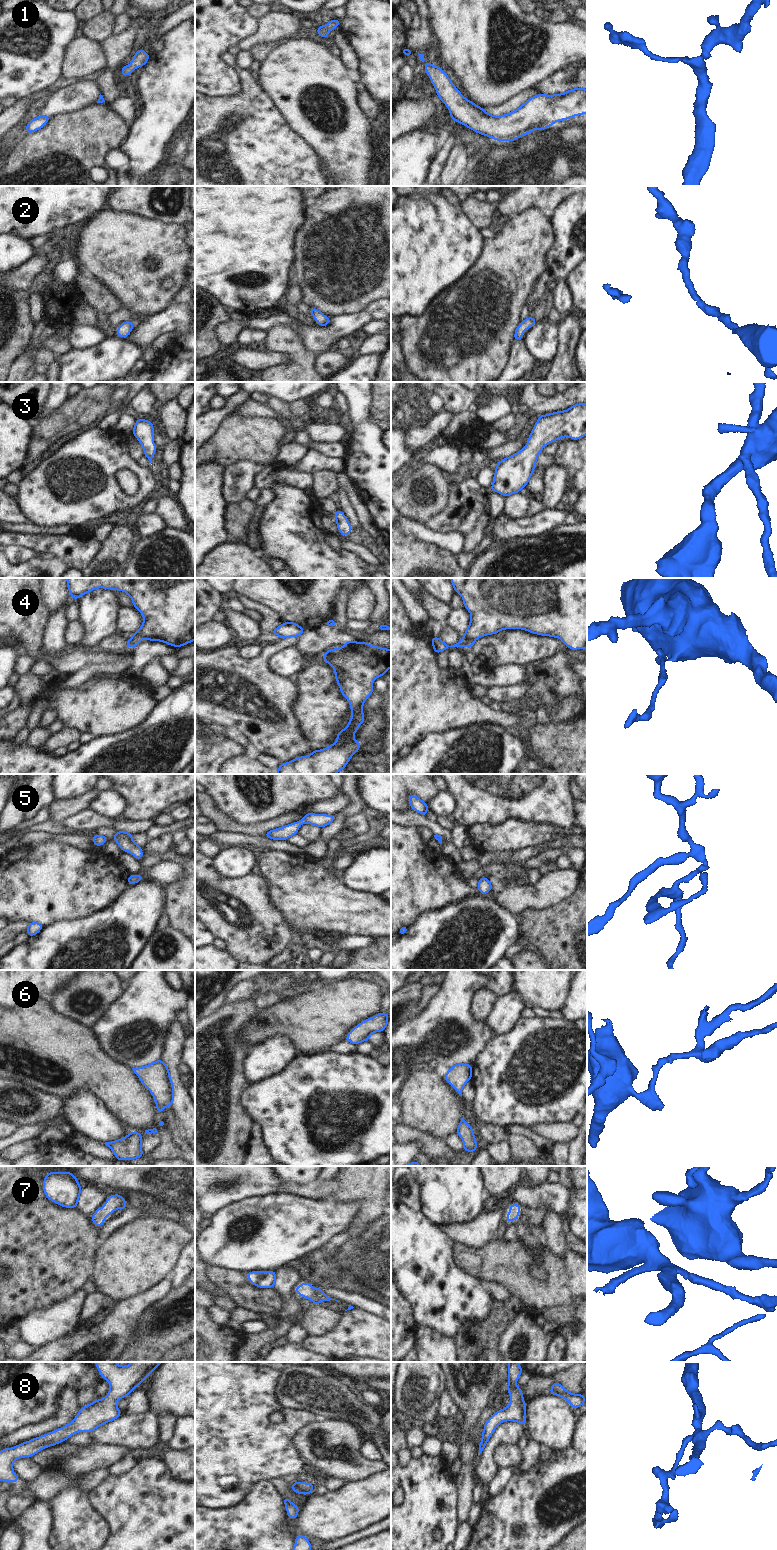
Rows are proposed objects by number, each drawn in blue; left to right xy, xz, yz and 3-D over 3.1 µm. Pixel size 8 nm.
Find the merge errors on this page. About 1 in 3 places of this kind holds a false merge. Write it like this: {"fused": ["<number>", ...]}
{"fused": ["4"]}

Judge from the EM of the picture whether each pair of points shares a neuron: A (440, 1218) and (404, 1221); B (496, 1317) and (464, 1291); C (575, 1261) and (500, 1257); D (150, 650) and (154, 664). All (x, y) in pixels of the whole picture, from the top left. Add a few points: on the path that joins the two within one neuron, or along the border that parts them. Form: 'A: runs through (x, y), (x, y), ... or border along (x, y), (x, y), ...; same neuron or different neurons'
A: border along (421, 1210), (430, 1220), (441, 1227); different neurons
B: border along (495, 1299), (490, 1315), (486, 1319), (471, 1325); different neurons
C: runs through (556, 1280), (550, 1286), (529, 1286), (519, 1276); same neuron
D: border along (160, 655), (155, 655), (143, 667), (140, 677); different neurons

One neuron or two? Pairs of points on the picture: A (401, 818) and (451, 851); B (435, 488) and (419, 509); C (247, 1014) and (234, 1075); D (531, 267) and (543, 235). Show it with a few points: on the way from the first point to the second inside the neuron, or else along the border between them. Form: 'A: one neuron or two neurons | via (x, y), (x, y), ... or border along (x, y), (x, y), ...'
A: one neuron | via (416, 819), (434, 825), (446, 836)
B: one neuron | via (430, 493), (419, 504)
C: one neuron | via (234, 1029), (234, 1060)
D: one neuron | via (531, 259), (531, 247), (535, 243)

